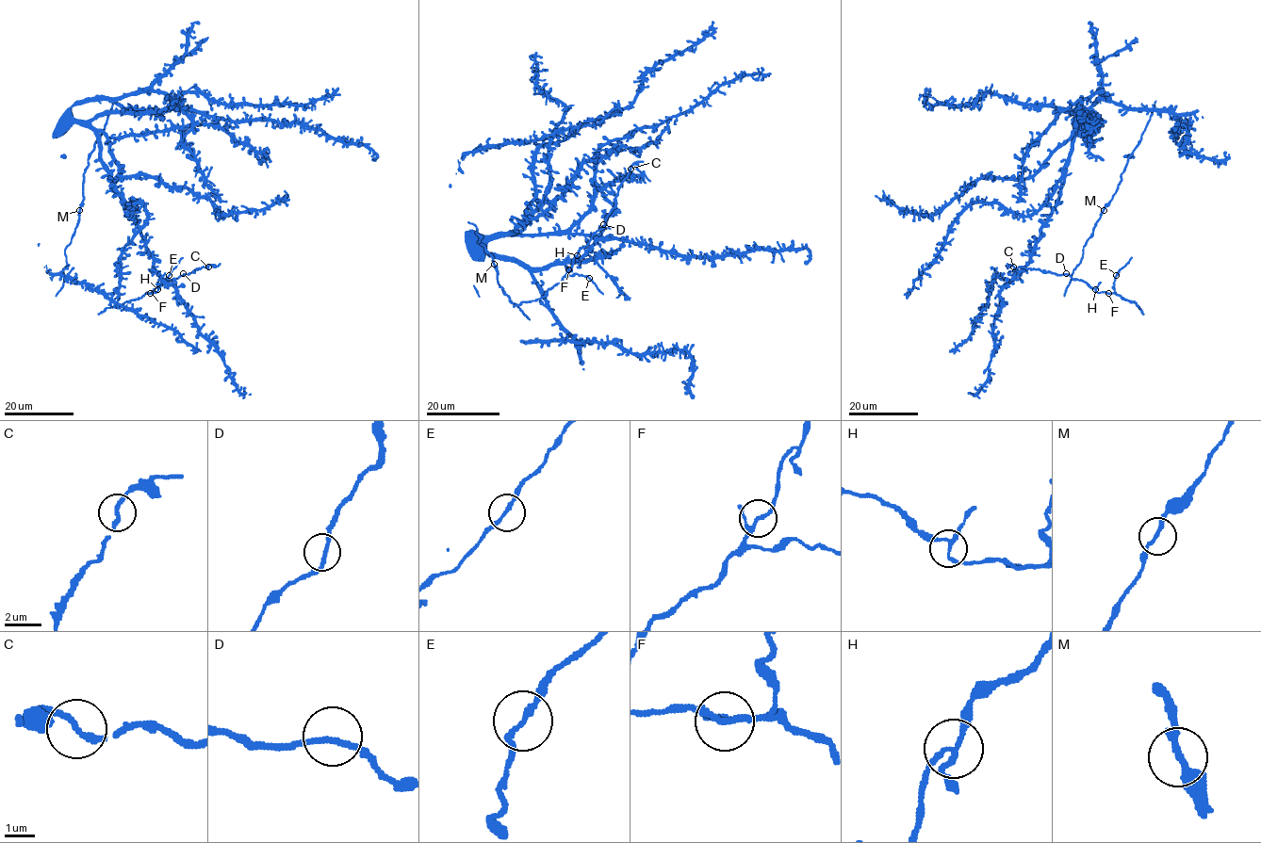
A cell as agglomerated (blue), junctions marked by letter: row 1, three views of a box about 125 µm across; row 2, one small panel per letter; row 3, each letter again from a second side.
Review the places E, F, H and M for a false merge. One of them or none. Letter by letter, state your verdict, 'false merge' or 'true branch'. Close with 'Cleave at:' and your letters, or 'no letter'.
E: true branch
F: true branch
H: true branch
M: true branch
Cleave at: no letter

